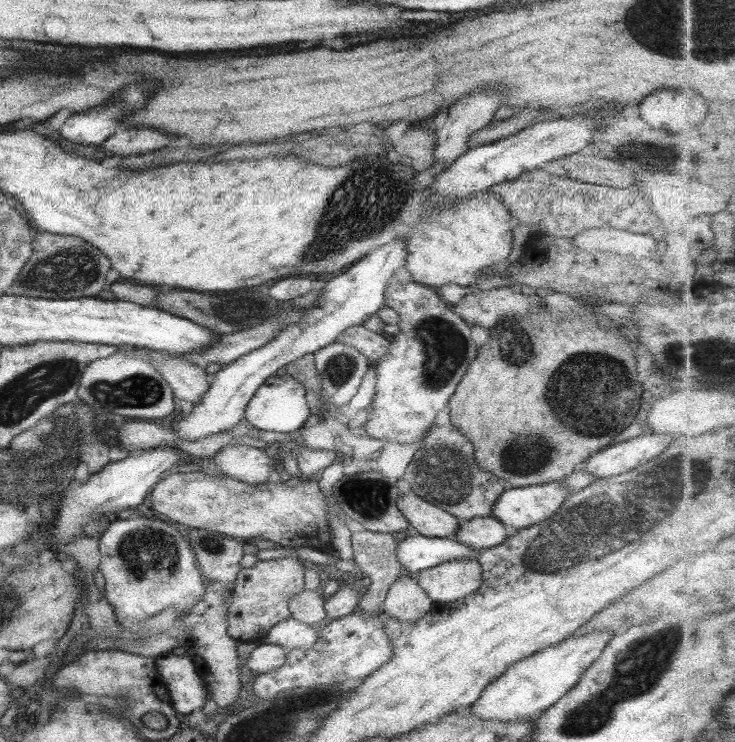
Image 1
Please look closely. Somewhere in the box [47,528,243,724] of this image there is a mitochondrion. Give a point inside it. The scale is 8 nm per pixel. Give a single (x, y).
(211, 546)

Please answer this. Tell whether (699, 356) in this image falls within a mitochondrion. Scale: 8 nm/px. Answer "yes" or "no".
yes

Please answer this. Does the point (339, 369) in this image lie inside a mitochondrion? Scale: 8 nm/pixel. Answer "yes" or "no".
yes

